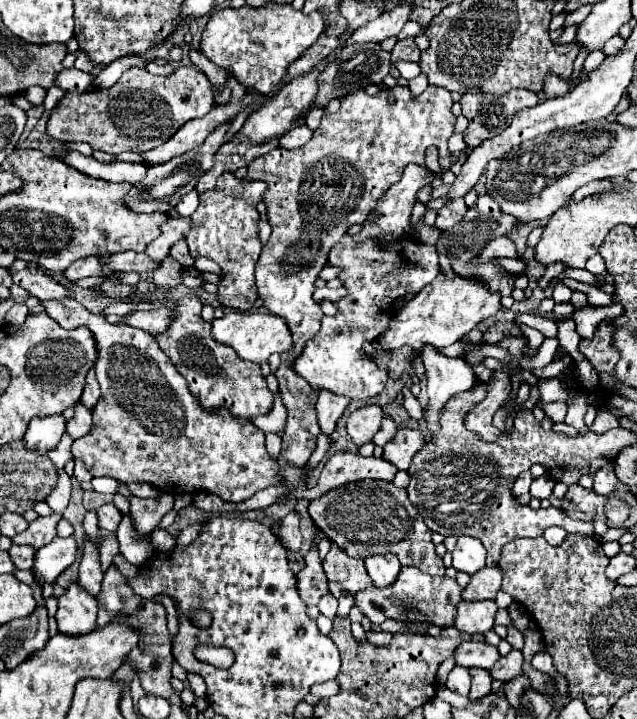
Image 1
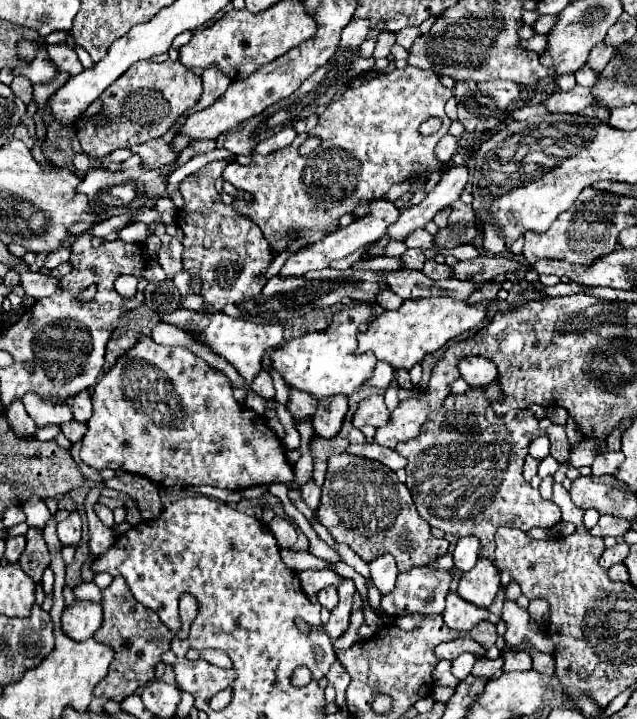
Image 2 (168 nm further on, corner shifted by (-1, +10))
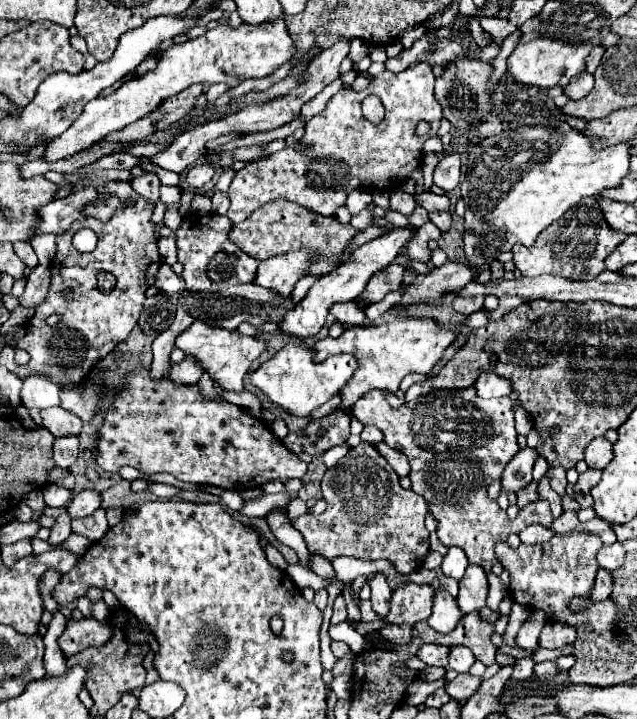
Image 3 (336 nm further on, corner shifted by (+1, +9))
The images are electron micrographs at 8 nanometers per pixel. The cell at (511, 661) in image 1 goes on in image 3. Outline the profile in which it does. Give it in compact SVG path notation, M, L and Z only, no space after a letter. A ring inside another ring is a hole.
M459 673L459 675L455 677L455 681L445 683L445 691L447 691L453 699L467 701L473 693L477 693L477 689L481 687L481 683L483 683L481 677L475 677L475 675L469 675L469 673Z

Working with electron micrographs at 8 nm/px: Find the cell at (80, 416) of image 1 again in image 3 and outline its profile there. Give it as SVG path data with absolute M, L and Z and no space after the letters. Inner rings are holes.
M71 435L57 437L53 443L53 453L55 453L55 463L59 467L63 469L71 467L79 453L79 437L71 437Z

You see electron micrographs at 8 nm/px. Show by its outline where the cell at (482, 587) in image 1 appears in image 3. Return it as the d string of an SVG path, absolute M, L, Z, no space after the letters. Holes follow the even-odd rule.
M469 565L463 579L459 581L459 595L457 603L463 613L479 611L485 607L487 599L487 575L481 565Z

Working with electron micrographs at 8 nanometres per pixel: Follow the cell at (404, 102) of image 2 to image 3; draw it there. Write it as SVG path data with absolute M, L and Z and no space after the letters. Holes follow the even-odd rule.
M425 63L411 65L401 73L383 71L371 79L371 85L363 91L343 89L329 99L327 107L311 117L305 125L307 133L301 145L313 145L311 153L301 153L295 147L285 147L279 153L263 157L259 161L247 163L235 173L229 185L231 207L227 217L231 223L241 223L255 209L263 207L273 199L285 199L297 203L313 213L333 217L339 207L345 205L347 195L357 187L371 187L397 191L403 181L409 179L423 157L423 143L435 137L439 131L439 121L443 117L441 103L435 99L435 77L431 67ZM367 95L377 95L385 107L385 119L381 123L371 123L361 115L361 101ZM419 121L429 121L431 131L427 137L415 137L415 125Z

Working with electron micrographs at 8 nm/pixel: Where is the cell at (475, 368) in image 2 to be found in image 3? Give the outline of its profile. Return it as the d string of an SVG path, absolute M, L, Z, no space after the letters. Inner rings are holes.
M485 371L477 377L475 389L477 389L477 395L483 399L505 397L505 395L511 395L511 391L513 391L511 383L505 377L499 377L497 373L489 373L489 371Z

